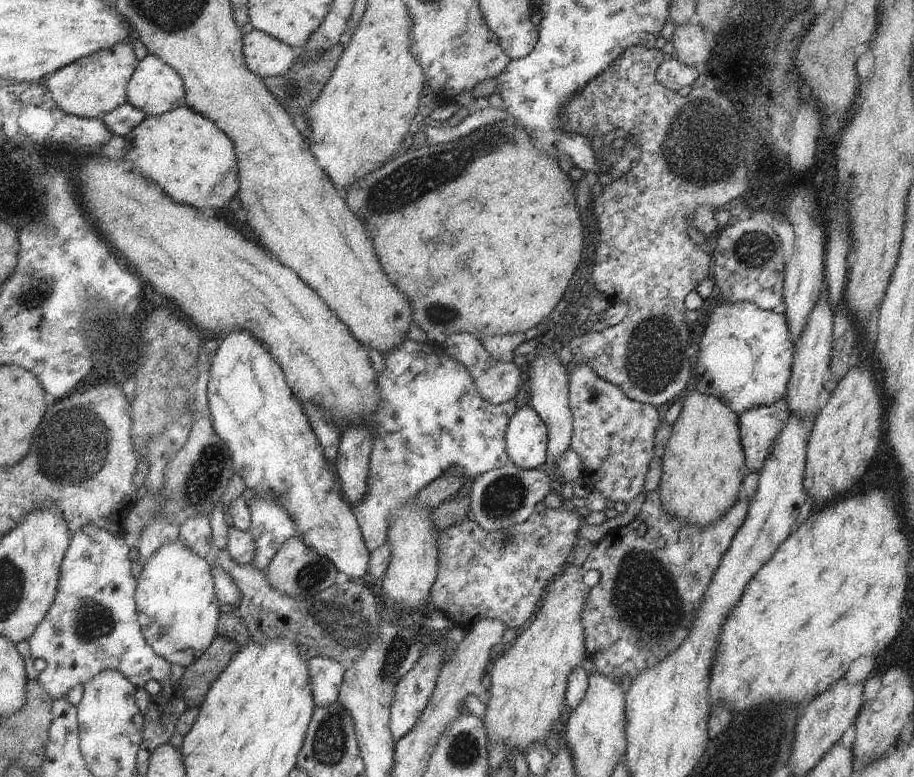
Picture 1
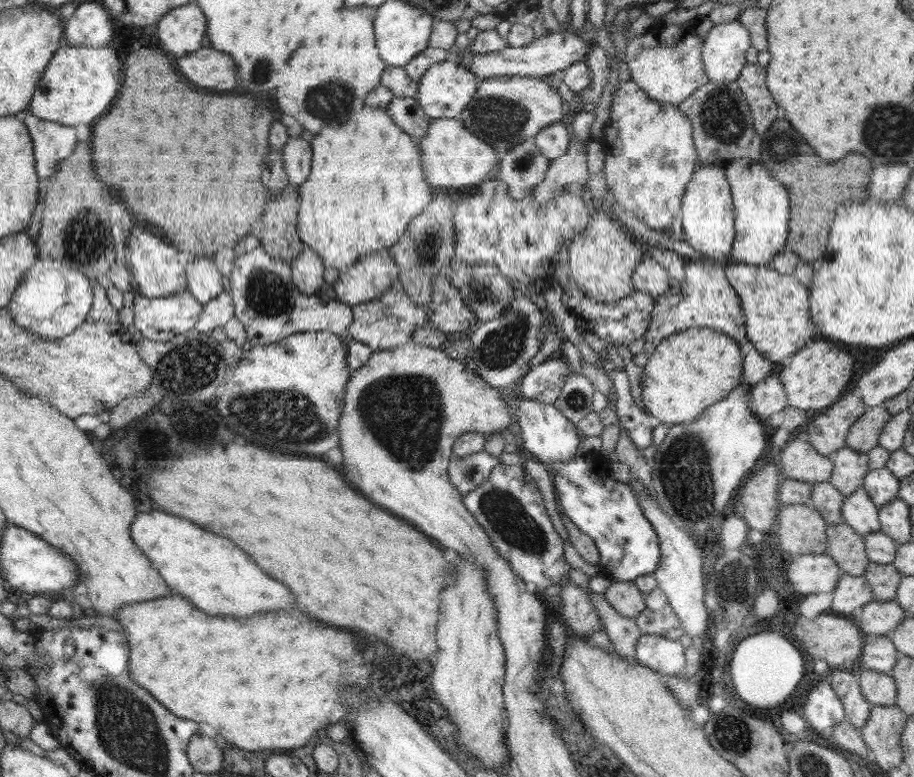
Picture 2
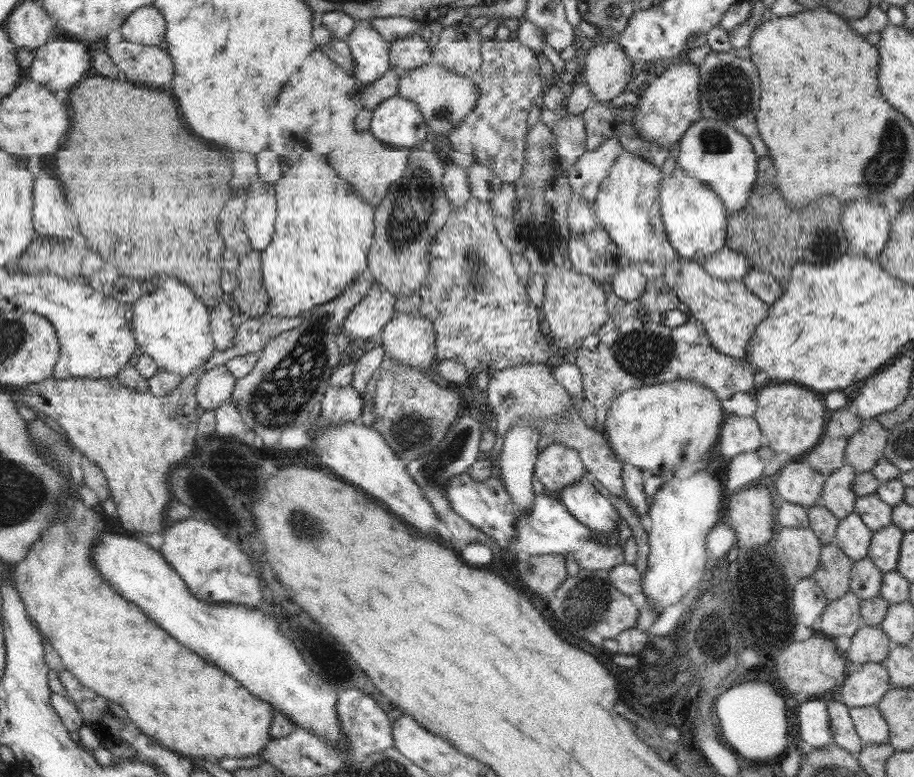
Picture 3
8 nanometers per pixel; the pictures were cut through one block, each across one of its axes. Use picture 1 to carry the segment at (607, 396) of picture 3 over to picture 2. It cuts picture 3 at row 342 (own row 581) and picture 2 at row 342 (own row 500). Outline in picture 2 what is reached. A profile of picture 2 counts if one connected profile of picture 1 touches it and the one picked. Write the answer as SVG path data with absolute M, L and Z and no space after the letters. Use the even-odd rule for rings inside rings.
M710 259L688 262L683 282L679 283L678 295L654 298L650 328L643 337L646 353L652 353L666 337L695 327L716 329L739 344L747 340L746 319L740 299L728 282L724 263L716 261L712 264Z

